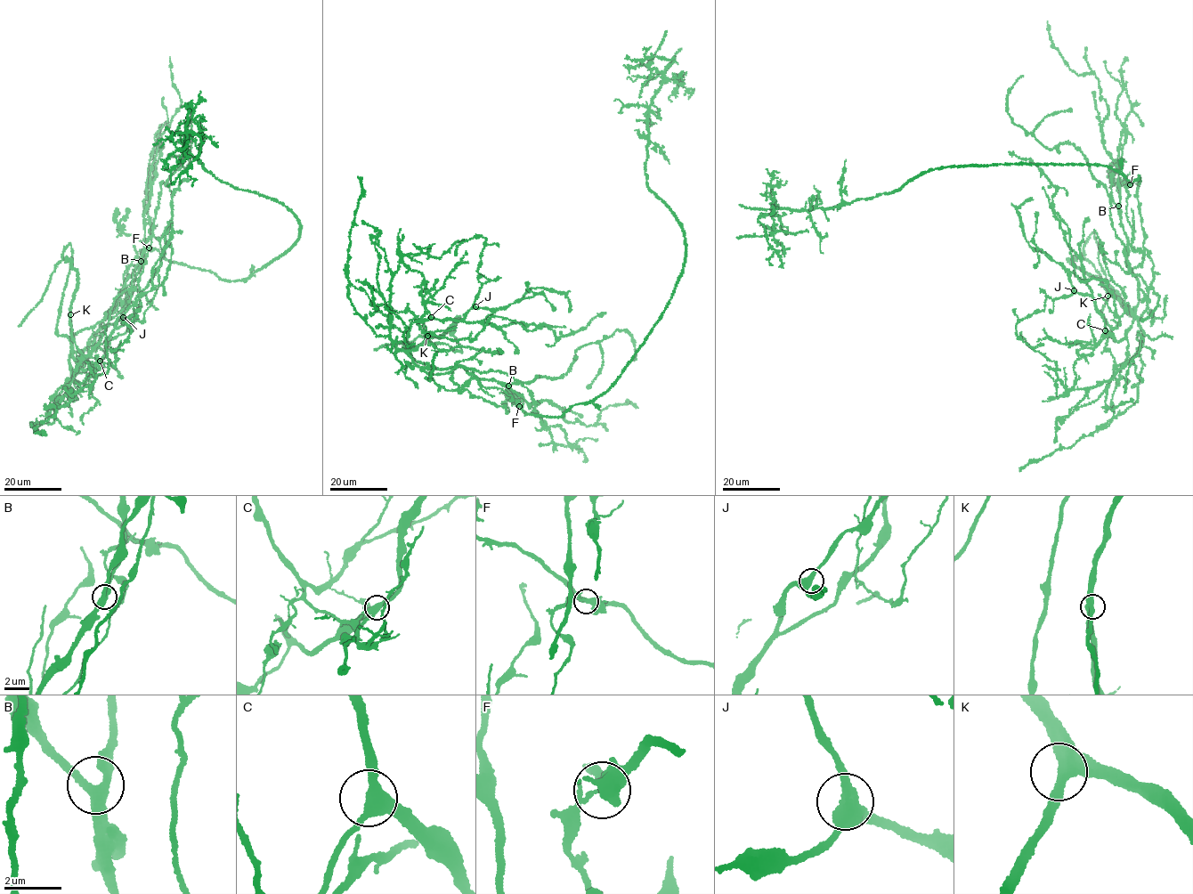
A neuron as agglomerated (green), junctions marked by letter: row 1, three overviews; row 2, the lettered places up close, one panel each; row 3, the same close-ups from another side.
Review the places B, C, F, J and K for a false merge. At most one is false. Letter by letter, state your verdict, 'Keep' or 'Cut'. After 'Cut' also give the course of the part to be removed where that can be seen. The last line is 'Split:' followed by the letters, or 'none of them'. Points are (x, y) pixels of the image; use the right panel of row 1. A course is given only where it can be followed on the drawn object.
B: Keep
C: Keep
F: Cut. Course of the part to remove: (1130, 184), (1138, 175), (1097, 164), (929, 170), (876, 197), (764, 214), (769, 264)
J: Keep
K: Keep
Split: F

